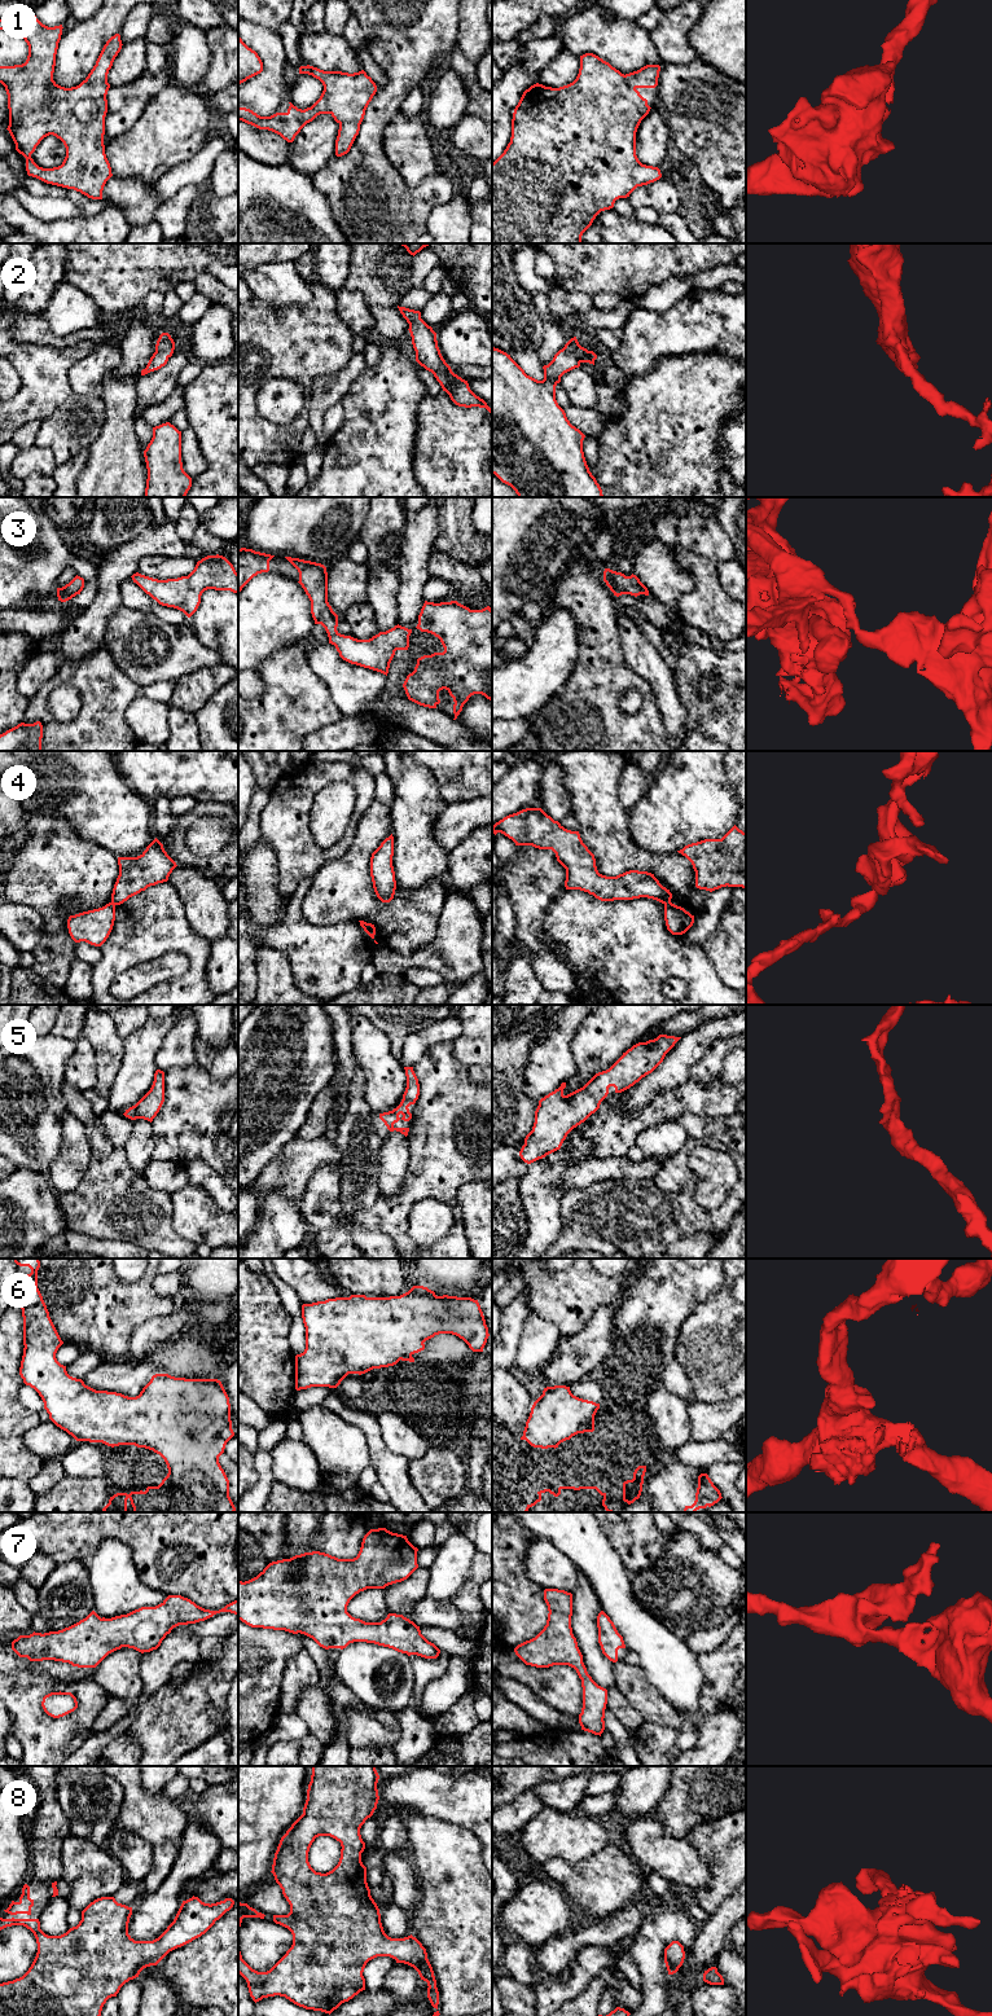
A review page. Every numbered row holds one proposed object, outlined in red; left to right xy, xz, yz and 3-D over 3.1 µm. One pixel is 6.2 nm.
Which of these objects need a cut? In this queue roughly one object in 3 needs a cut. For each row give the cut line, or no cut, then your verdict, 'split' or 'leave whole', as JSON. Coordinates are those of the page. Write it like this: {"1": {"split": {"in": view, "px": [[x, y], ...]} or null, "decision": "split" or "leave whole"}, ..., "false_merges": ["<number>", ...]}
{"1": {"split": null, "decision": "leave whole"}, "2": {"split": null, "decision": "leave whole"}, "3": {"split": null, "decision": "leave whole"}, "4": {"split": {"in": "yz", "px": [[670, 901], [665, 904]]}, "decision": "split"}, "5": {"split": null, "decision": "leave whole"}, "6": {"split": null, "decision": "leave whole"}, "7": {"split": null, "decision": "leave whole"}, "8": {"split": null, "decision": "leave whole"}, "false_merges": ["4"]}

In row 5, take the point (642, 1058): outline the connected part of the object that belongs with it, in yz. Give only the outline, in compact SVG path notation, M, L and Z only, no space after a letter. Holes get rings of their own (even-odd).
M659 1035L628 1049L606 1071L596 1073L583 1088L565 1095L566 1082L539 1101L532 1130L519 1151L531 1164L561 1148L567 1134L594 1114L609 1088L622 1093L651 1073L681 1037Z

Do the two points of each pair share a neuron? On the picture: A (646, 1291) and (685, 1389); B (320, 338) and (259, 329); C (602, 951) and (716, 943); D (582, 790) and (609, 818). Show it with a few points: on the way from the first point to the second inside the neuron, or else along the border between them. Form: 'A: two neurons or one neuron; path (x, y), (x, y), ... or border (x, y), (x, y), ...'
A: one neuron; path (665, 1316), (668, 1331), (670, 1365)
B: one neuron; path (304, 337), (275, 337)
C: two neurons; border (699, 945), (715, 973)
D: one neuron; path (586, 798), (601, 812)

